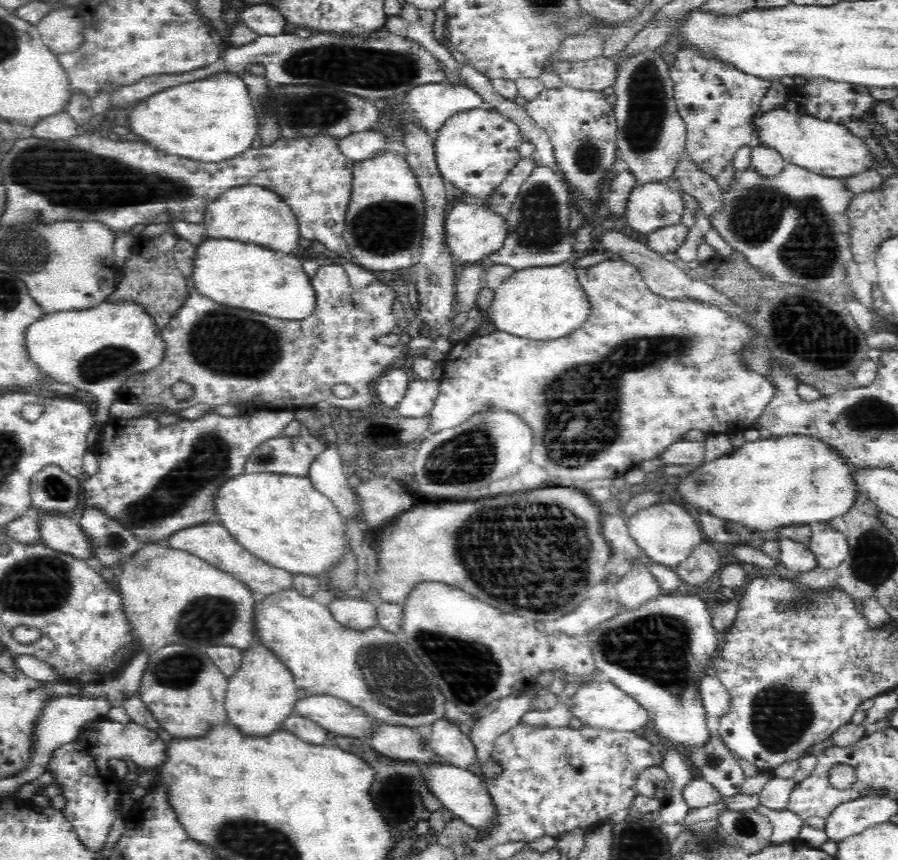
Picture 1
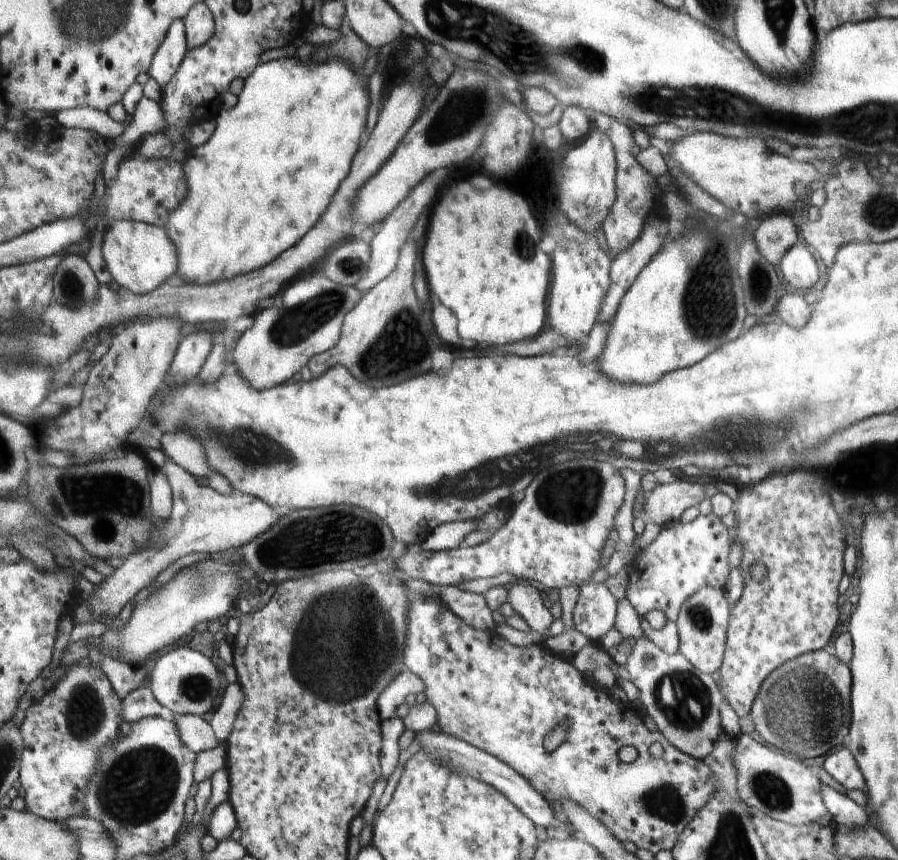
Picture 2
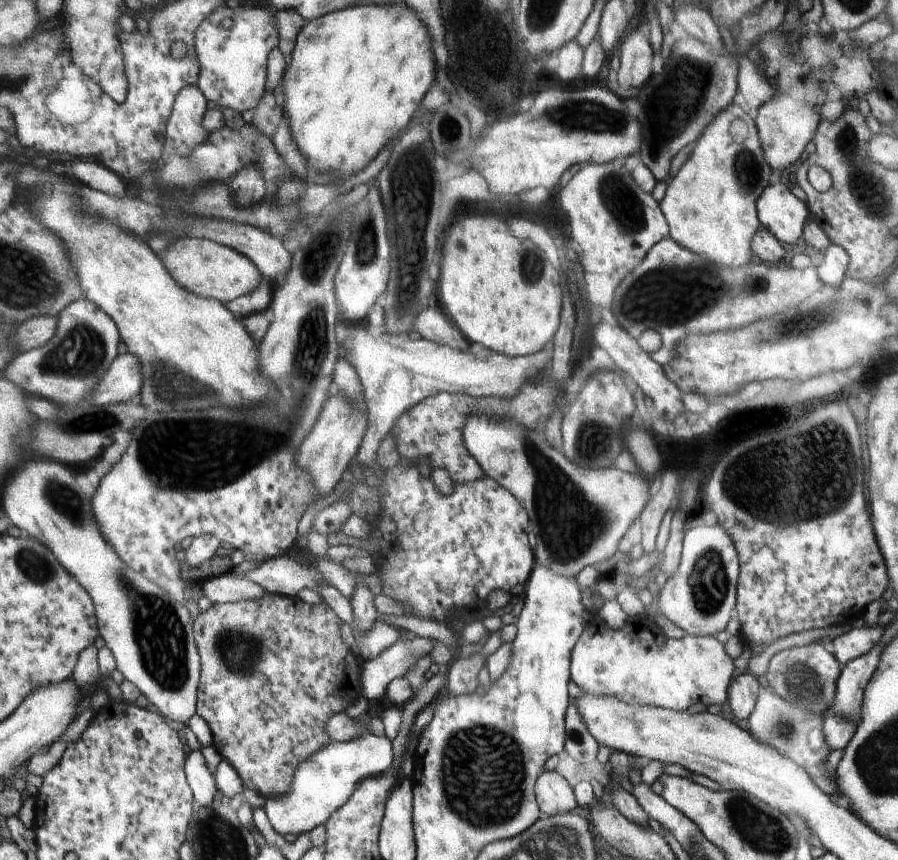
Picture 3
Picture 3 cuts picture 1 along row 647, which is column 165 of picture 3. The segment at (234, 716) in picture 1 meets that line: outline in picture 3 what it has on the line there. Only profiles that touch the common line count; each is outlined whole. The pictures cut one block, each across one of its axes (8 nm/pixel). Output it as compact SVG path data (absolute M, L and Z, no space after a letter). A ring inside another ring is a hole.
M182 237L174 242L164 259L168 269L189 292L220 300L228 305L259 288L260 269L242 252L211 239Z

